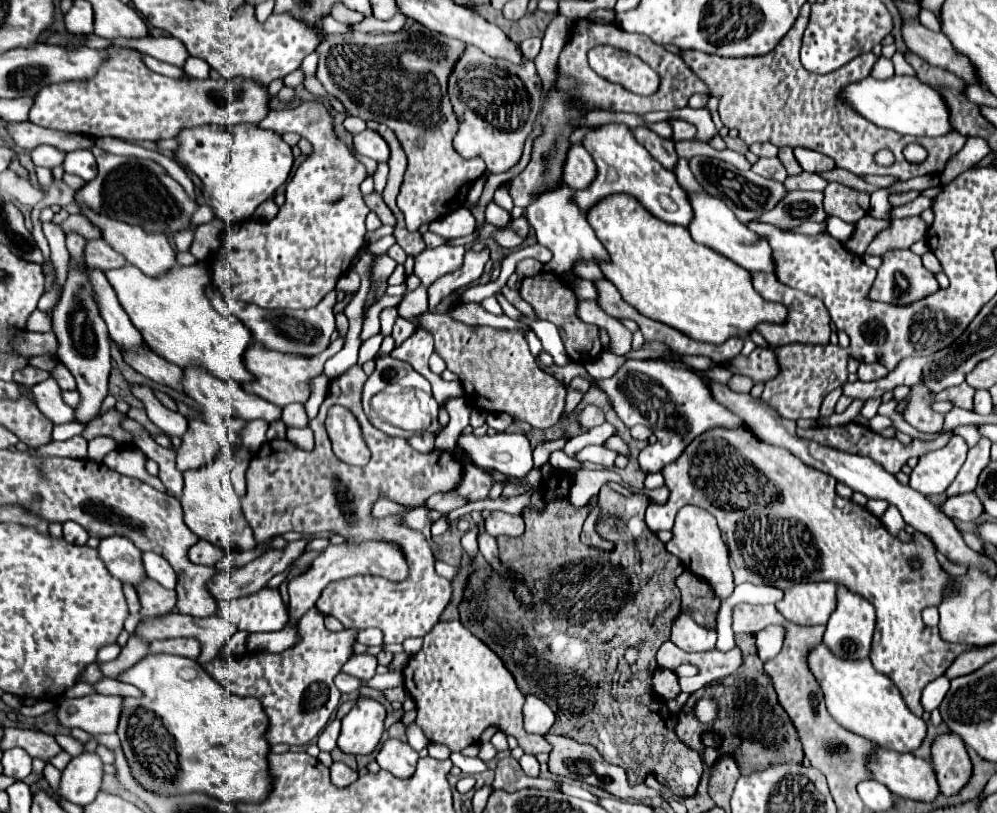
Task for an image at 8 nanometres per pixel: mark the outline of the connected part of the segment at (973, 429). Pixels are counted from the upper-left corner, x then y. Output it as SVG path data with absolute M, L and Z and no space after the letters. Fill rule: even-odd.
M959 425L959 427L953 429L953 433L955 433L955 435L961 435L961 437L967 441L969 449L971 449L971 447L975 447L975 443L979 443L979 439L981 439L981 435L979 435L977 429L979 429L979 425Z

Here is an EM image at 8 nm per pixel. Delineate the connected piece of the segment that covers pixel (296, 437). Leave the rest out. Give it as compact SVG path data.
M287 428L287 437L288 440L293 443L293 445L297 445L299 449L305 449L305 451L313 451L313 431L306 428Z

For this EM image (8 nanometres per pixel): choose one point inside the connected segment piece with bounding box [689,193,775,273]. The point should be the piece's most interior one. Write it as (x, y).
(715, 226)

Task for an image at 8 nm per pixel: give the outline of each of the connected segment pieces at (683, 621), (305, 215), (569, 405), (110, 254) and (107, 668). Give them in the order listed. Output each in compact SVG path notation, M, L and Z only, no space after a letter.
M679 613L673 629L671 629L671 641L680 649L687 652L705 652L716 648L716 640L713 640L712 632L703 632L703 628L695 625L693 619L685 613Z
M319 99L305 101L299 107L271 111L259 127L273 129L279 135L297 133L305 137L313 145L313 153L299 165L291 181L287 183L287 201L279 209L279 213L271 221L255 221L247 219L239 227L227 231L221 241L221 249L211 259L213 283L221 289L221 293L229 301L245 301L255 303L265 309L309 309L315 307L325 293L329 293L337 279L349 271L349 263L353 255L363 247L365 237L365 217L369 215L369 207L363 201L359 191L361 181L367 177L365 165L359 163L349 147L335 133L335 119L331 115L331 107Z
M567 389L567 399L565 399L565 411L563 411L563 423L567 421L567 417L575 411L575 407L579 405L579 401L581 401L581 393L579 391L575 391L575 389Z
M105 239L87 241L81 265L77 265L77 263L73 263L73 259L69 259L69 273L67 273L67 281L63 285L63 295L61 295L59 303L53 307L53 331L59 339L57 357L73 373L73 377L77 379L77 389L81 391L81 403L75 409L75 421L79 421L79 423L87 423L97 415L101 401L107 395L109 361L111 361L111 339L107 333L107 325L101 319L95 295L93 295L91 271L101 269L105 273L109 269L119 269L119 267L127 267L127 265L129 265L129 261L121 253L117 253L109 243L105 243Z
M131 635L127 645L121 649L119 657L115 661L103 663L99 667L101 667L105 677L115 677L117 679L121 673L125 673L127 669L137 665L143 657L147 657L147 653L149 653L149 645L145 645L137 635Z

